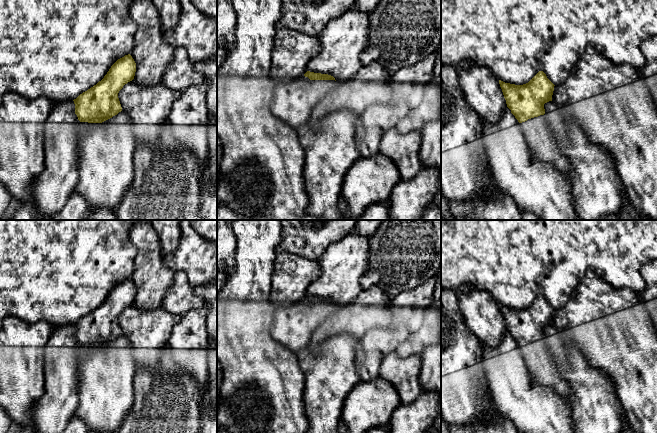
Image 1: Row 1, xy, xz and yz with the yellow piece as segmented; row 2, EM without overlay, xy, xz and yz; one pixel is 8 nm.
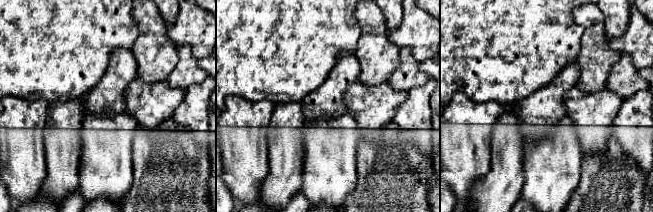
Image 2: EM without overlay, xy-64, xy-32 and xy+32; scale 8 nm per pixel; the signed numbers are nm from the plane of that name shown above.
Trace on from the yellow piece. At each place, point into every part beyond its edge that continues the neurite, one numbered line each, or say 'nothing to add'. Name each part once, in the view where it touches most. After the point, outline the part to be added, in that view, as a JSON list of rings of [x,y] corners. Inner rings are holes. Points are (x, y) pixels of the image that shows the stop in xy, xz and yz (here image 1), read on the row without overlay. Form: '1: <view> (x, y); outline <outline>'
1: xz (293, 326); outline [[[304,299],[297,301],[292,306],[276,309],[271,327],[271,336],[290,351],[297,353],[308,347],[315,329],[336,309],[335,304],[310,304]]]

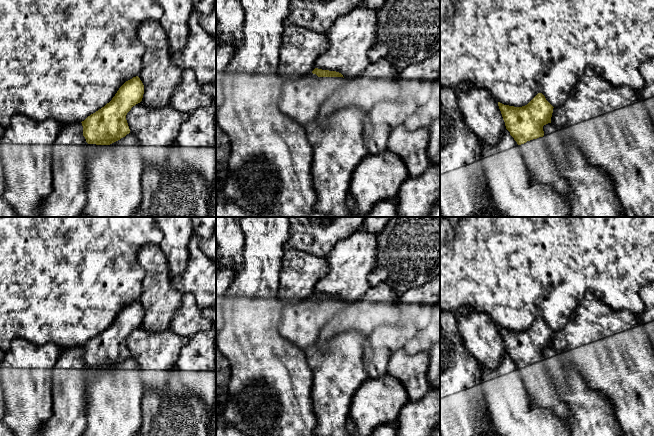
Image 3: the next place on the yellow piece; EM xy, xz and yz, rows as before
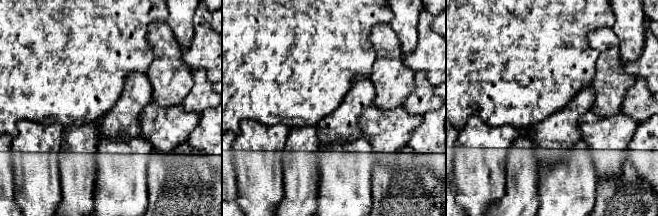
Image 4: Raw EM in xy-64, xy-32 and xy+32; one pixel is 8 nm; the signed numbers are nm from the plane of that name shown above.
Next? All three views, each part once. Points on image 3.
1: xz (301, 323); outline [[[312,296],[305,298],[300,303],[284,306],[279,324],[279,333],[298,348],[305,350],[316,344],[323,326],[344,306],[343,301],[318,301]]]

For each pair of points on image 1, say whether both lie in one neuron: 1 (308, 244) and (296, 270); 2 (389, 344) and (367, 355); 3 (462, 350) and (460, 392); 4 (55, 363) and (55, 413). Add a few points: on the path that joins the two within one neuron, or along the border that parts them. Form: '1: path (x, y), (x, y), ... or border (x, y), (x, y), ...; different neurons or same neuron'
1: border (289, 253), (295, 253), (317, 261); different neurons
2: path (384, 344), (378, 344), (372, 350); same neuron
3: path (460, 360), (460, 382); same neuron
4: path (55, 375), (55, 401); same neuron

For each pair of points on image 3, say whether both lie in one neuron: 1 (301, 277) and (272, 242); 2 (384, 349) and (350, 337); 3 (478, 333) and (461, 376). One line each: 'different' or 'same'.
1: different
2: different
3: different

